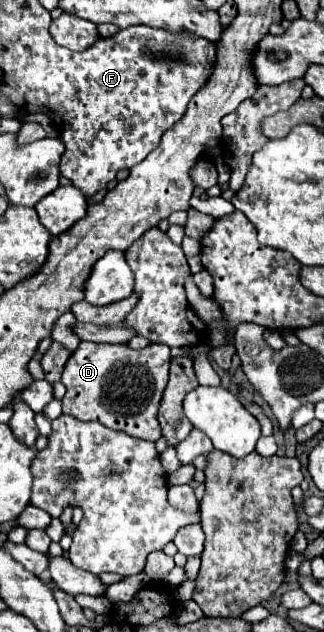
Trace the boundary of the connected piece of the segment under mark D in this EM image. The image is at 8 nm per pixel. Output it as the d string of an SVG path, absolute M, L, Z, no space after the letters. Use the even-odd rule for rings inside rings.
M82 341L62 369L60 381L66 387L62 413L82 421L98 421L114 431L124 431L144 441L158 441L162 433L156 413L168 383L168 367L170 347L162 343L130 349L128 345Z

